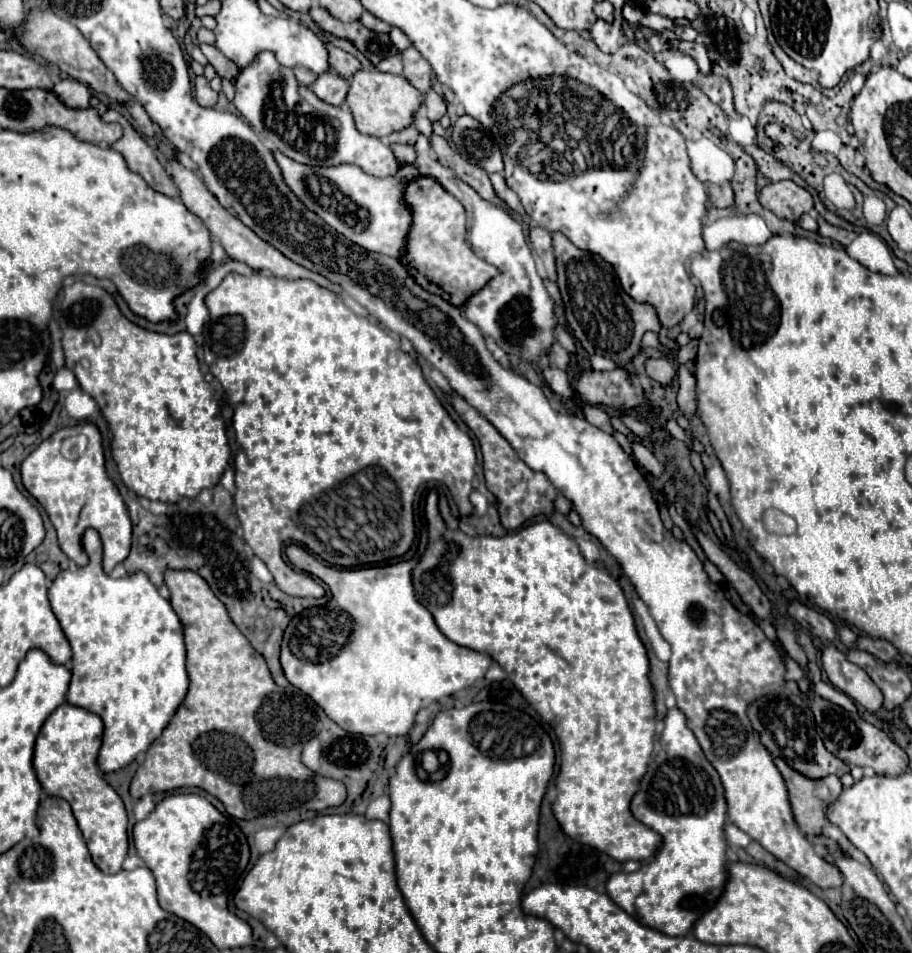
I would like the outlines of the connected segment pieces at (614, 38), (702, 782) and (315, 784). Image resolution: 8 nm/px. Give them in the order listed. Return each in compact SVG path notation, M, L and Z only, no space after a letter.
M596 20L596 24L590 28L594 44L602 52L616 52L620 48L620 36L622 36L622 26L618 22L608 24L604 20Z
M672 708L668 710L666 728L660 736L662 752L668 756L652 756L652 762L648 766L646 776L640 782L640 790L632 800L632 814L636 820L646 824L648 828L656 830L662 836L662 848L658 854L646 862L638 872L632 874L614 874L610 876L606 890L616 904L620 904L626 912L632 912L636 920L642 924L648 924L650 928L656 928L670 936L684 936L688 934L694 924L704 916L704 912L712 910L722 896L726 882L728 882L728 840L724 834L726 824L726 798L724 798L724 786L716 772L716 768L706 760L696 736L686 726L686 716Z
M168 570L166 586L170 590L172 608L184 624L190 690L180 710L174 714L170 726L162 732L160 738L152 742L146 752L144 764L136 770L130 784L132 798L138 800L144 794L168 792L176 788L202 788L208 794L216 796L226 806L226 812L230 816L242 820L254 820L278 808L306 806L308 810L322 812L324 808L344 804L344 784L332 778L316 778L316 774L308 770L300 760L304 744L316 736L314 722L318 722L320 706L306 694L284 694L284 688L280 688L272 680L266 660L234 626L226 612L226 606L214 596L202 576L192 570Z

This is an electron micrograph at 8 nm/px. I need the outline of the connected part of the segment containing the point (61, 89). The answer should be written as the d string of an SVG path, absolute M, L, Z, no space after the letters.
M60 80L54 86L56 96L70 108L88 108L90 106L90 88L78 80Z

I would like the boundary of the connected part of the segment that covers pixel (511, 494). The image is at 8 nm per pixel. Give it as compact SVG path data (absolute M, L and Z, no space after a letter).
M448 398L450 404L454 404L456 412L460 414L460 418L470 426L470 430L476 434L476 438L480 440L482 446L482 454L484 454L484 478L486 478L486 486L488 490L498 498L498 512L500 512L500 520L502 526L508 530L516 530L520 528L520 522L530 520L534 516L540 514L550 514L554 508L554 498L558 496L558 490L552 486L552 482L540 474L530 470L514 452L514 448L508 444L508 440L478 412L474 410L466 400L462 398Z

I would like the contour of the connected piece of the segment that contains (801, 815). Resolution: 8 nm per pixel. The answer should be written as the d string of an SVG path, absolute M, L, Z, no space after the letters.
M776 758L776 766L786 780L792 812L800 830L812 838L822 834L822 828L828 824L826 808L834 804L842 792L842 782L838 776L826 776L822 780L808 780L788 764Z

